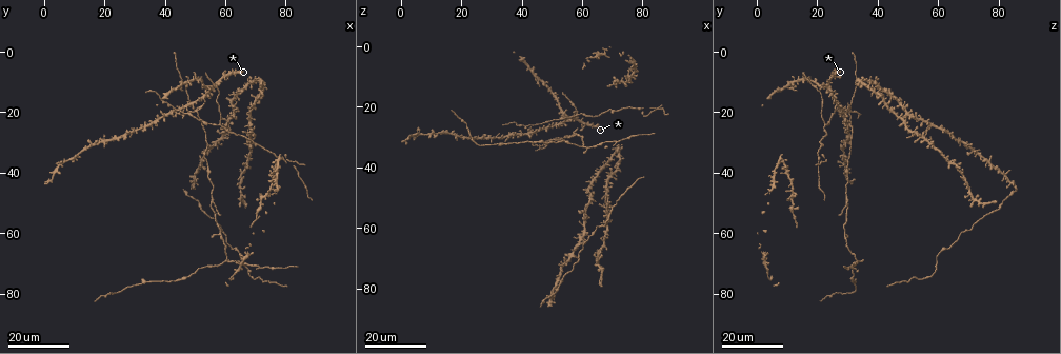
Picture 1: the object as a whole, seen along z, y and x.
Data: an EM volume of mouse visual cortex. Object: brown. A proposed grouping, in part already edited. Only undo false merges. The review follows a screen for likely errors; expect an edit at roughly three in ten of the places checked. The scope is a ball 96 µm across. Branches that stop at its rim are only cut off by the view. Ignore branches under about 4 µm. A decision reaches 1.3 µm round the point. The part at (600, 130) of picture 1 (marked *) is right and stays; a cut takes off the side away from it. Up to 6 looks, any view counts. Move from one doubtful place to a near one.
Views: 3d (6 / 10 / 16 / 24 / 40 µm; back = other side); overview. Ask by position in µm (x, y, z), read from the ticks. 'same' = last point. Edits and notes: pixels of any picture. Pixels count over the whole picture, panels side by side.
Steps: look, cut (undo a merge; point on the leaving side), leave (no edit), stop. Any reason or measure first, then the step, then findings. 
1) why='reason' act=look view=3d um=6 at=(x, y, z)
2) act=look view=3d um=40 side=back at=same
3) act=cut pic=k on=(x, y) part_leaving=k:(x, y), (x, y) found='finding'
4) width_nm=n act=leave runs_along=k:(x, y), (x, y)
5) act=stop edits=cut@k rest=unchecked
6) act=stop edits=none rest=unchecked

why='four arms meet' act=look view=3d um=24 at=(50, 19, 30)

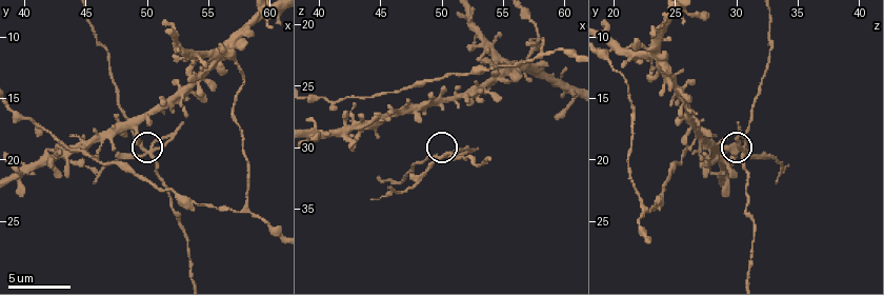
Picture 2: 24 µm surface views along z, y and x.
why='zoom in' act=look view=3d um=6 at=(50.4, 19.4, 30.4)

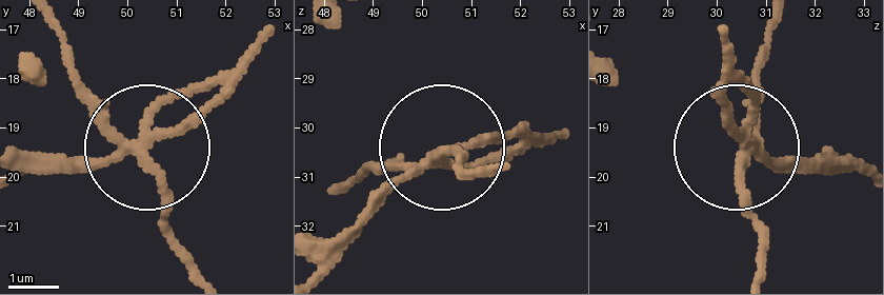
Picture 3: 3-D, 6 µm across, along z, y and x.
act=look view=3d um=6 side=back at=(50.40, 19.40, 30.55)

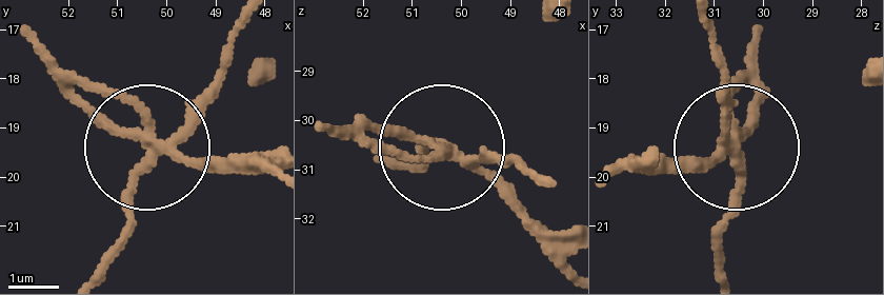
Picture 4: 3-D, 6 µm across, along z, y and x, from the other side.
arms=4 act=cut pic=4 on=(218, 172) part_leaving=4:(162, 150), (270, 166) found='two neurons meet here'

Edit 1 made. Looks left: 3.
why='three arms meet' act=look view=3d um=6 at=(43.6, 19.0, 26.0)

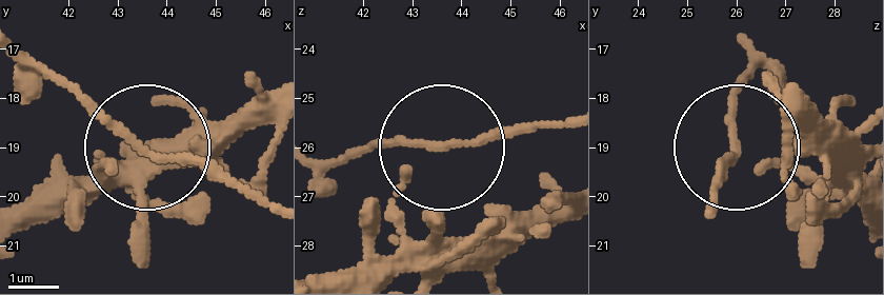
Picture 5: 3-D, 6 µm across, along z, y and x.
width_nm=130 act=leave found='continuous, no second neuron'

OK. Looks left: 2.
act=look view=3d um=10 at=(54.2, 13.2, 23.6)

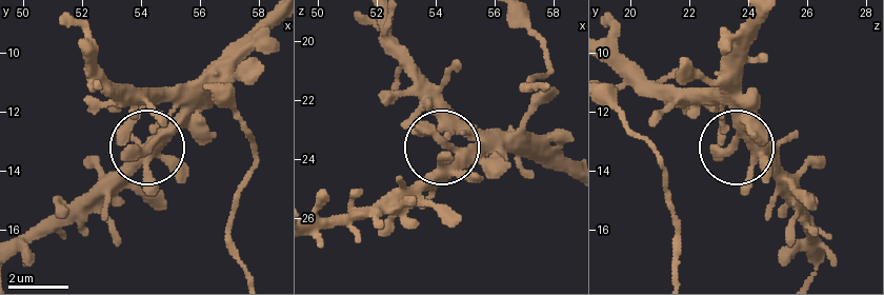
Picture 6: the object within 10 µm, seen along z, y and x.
act=leave found='one neuron here'

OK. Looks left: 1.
act=stop edits=cut@4 rest=unchecked

